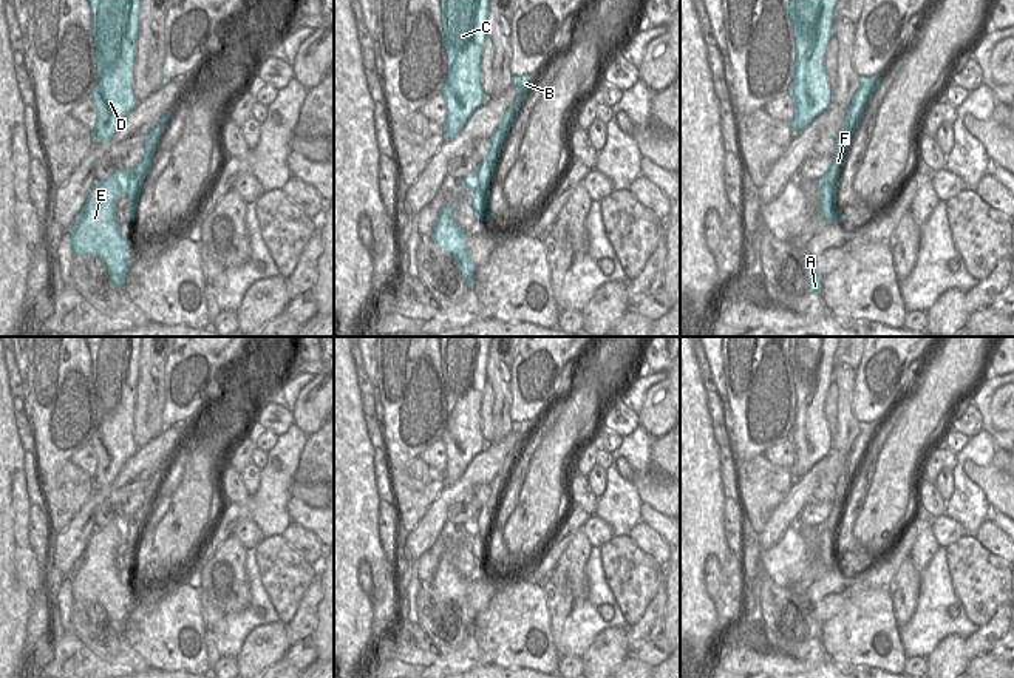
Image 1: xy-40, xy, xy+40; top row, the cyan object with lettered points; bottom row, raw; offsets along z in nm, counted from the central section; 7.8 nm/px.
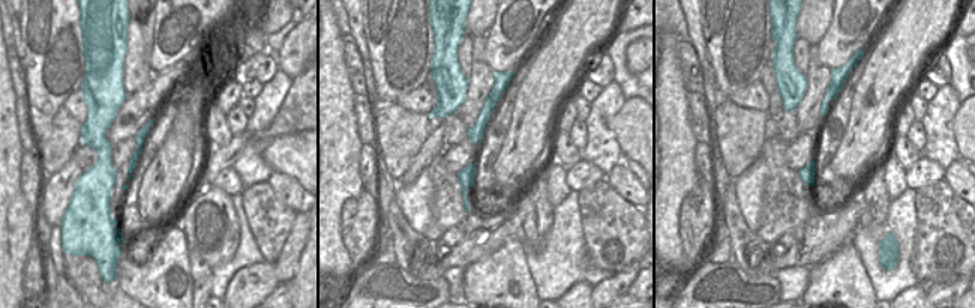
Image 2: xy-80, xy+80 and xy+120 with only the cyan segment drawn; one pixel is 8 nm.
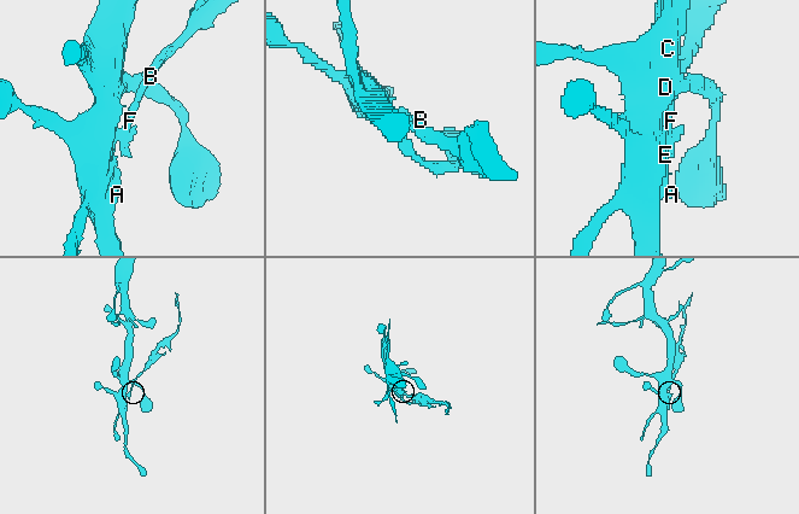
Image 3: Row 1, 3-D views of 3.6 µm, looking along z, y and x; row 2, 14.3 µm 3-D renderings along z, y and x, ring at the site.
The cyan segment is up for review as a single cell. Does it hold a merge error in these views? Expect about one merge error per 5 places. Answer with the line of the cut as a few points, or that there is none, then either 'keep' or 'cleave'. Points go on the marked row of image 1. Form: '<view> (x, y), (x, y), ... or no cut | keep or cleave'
xy-40 (127, 173), (129, 193) | cleave

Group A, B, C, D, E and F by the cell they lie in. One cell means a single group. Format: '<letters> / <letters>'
A C D E / B F

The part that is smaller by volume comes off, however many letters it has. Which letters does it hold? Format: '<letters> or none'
B, F.

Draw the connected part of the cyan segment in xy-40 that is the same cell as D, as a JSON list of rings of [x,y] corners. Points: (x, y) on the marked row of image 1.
[[[88,0],[97,82],[88,96],[97,110],[96,144],[107,144],[138,105],[133,96],[141,0]]]

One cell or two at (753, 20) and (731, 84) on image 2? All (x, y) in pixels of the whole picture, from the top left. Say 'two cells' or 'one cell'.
one cell

